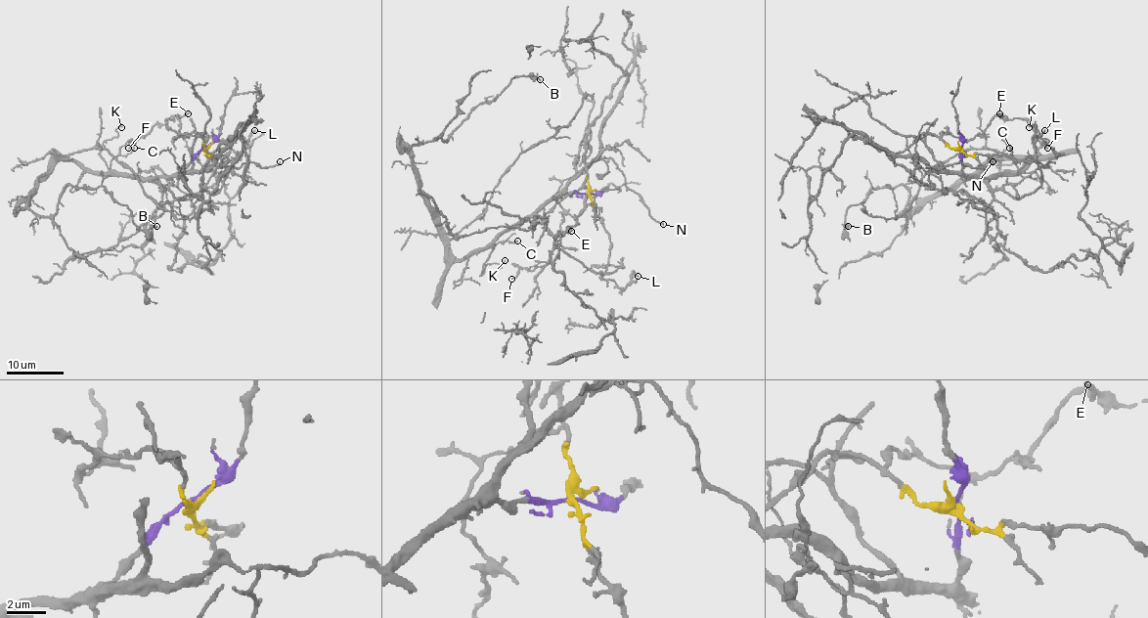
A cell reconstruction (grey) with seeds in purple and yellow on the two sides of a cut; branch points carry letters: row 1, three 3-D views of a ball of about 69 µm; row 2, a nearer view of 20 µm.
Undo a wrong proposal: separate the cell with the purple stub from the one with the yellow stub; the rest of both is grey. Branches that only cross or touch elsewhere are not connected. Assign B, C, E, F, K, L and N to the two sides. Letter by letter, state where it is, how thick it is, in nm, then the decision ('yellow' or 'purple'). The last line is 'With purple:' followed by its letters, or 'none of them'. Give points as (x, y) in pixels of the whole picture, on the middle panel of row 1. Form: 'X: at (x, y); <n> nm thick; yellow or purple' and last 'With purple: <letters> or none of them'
B: at (540, 79); 80 nm thick; purple
C: at (517, 241); 100 nm thick; purple
E: at (571, 231); 180 nm thick; yellow
F: at (511, 279); 140 nm thick; yellow
K: at (505, 260); 110 nm thick; purple
L: at (638, 276); 180 nm thick; yellow
N: at (663, 224); 150 nm thick; purple
With purple: B, C, K, N

